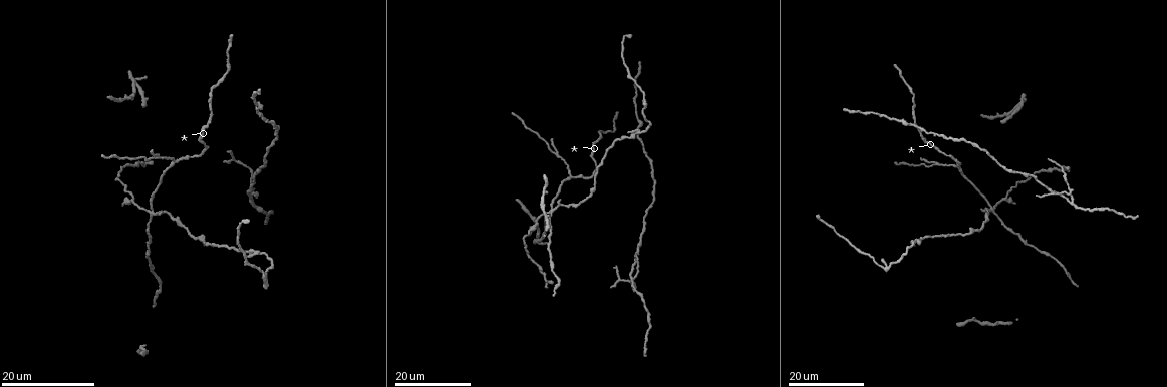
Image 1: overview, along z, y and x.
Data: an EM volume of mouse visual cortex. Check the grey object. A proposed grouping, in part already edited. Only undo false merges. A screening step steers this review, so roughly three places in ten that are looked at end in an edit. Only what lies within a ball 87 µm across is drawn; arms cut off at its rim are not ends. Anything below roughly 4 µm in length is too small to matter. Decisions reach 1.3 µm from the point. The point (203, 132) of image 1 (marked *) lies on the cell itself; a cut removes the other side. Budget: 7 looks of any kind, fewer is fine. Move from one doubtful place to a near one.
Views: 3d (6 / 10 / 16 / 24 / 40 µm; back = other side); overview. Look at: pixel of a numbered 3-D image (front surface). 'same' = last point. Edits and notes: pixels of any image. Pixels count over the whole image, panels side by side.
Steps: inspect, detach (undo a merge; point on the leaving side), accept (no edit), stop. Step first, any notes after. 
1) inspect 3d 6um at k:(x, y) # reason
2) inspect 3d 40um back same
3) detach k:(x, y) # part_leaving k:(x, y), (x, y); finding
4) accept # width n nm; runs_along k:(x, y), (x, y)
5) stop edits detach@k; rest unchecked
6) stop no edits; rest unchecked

inspect 3d 24um at 1:(552, 212) # four arms meet

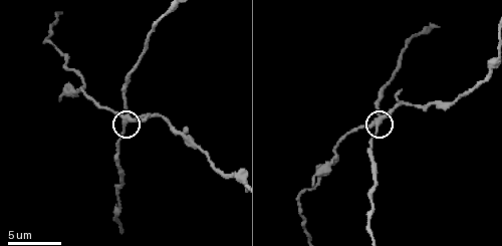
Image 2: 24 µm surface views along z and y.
inspect 3d 10um at 2:(378, 120)

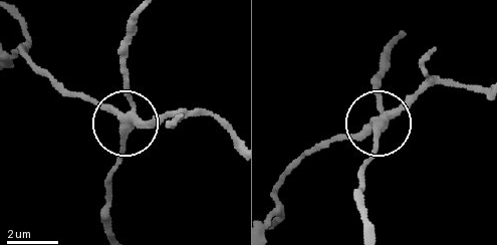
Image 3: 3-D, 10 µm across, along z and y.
detach 3:(160, 114) # part_leaving 3:(128, 119), (210, 113), (229, 127); two cells meet here

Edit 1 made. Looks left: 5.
inspect 3d 16um at 2:(427, 28) # three-way junction

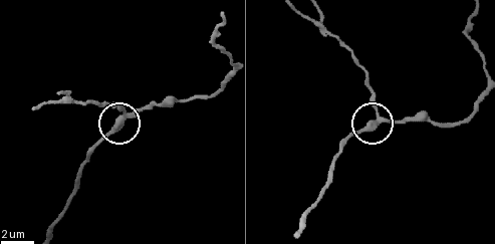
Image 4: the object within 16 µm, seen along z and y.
detach 4:(117, 104) # arms 3; part_leaving 4:(379, 114), (363, 67), (302, 14); a second cell is stuck on

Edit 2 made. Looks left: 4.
inspect overview

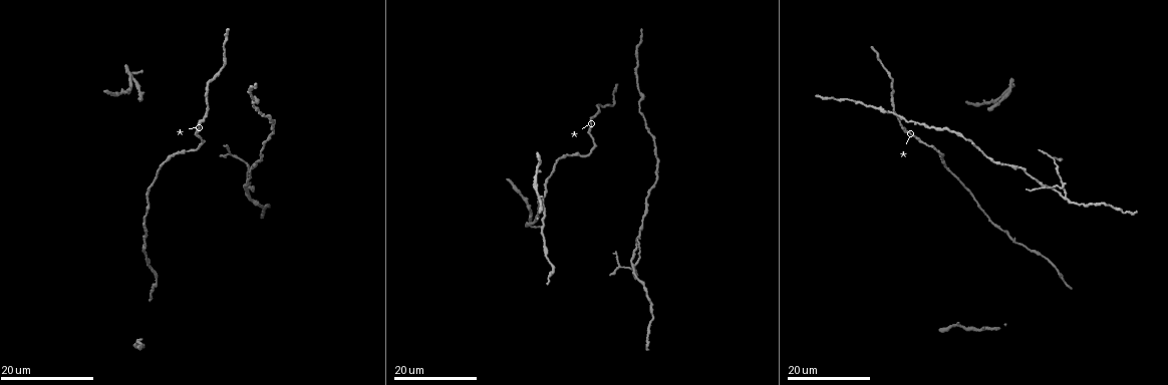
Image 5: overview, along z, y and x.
inspect 3d 16um at 5:(938, 149) # thick turns thin

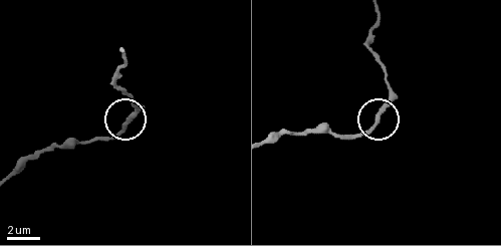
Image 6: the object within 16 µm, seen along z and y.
inspect 3d 6um at 6:(378, 116)

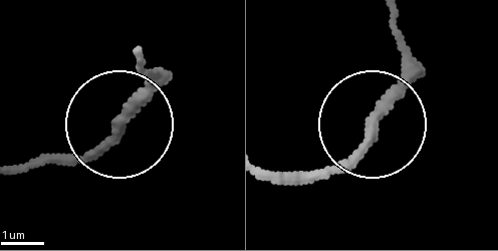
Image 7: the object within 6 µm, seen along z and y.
accept # runs_along 7:(142, 57), (153, 79), (116, 130), (59, 159); all the same cell

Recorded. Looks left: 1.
stop edits detach@3, detach@4; rest unchecked

